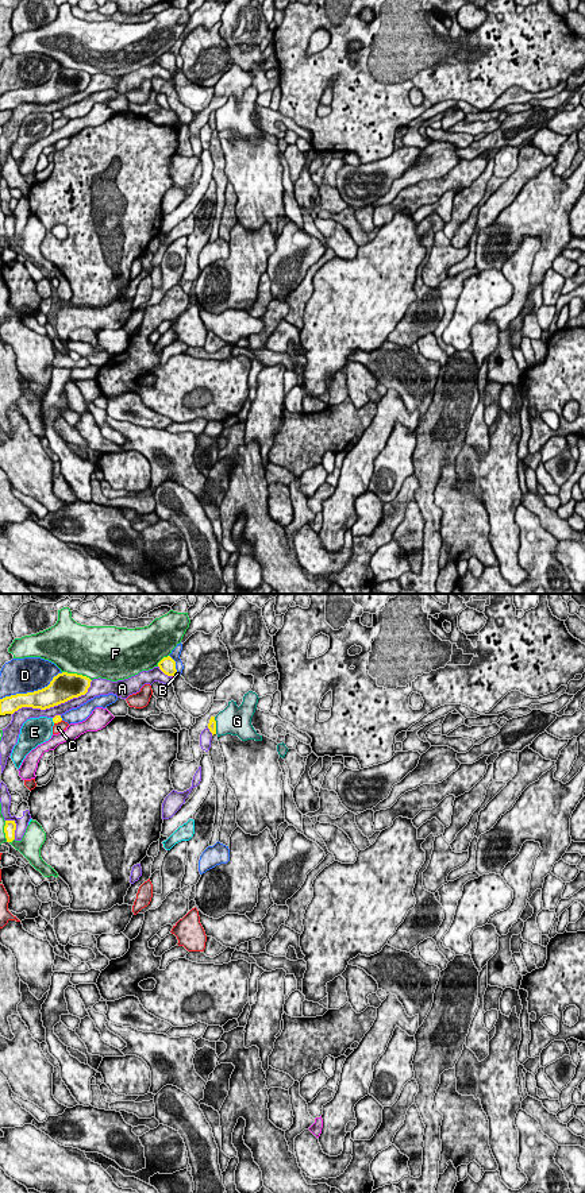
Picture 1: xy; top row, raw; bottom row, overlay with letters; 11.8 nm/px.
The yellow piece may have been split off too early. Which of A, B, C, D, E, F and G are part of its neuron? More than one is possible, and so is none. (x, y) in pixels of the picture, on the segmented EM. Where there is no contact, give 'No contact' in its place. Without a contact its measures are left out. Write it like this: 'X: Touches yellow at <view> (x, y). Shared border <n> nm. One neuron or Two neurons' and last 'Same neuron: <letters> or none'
A: Touches yellow at xy (54, 705). Shared border 1050 nm. Two neurons
B: Touches yellow at xy (174, 674). Shared border 90 nm. Two neurons
C: Touches yellow at xy (57, 722). Shared border 110 nm. Two neurons
D: Touches yellow at xy (31, 692). Shared border 800 nm. Two neurons
E: Touches yellow at xy (53, 721). Shared border 70 nm. Two neurons
F: Touches yellow at xy (76, 674). Shared border 380 nm. Two neurons
G: Touches yellow at xy (215, 725). Shared border 220 nm. Two neurons
Same neuron: none

